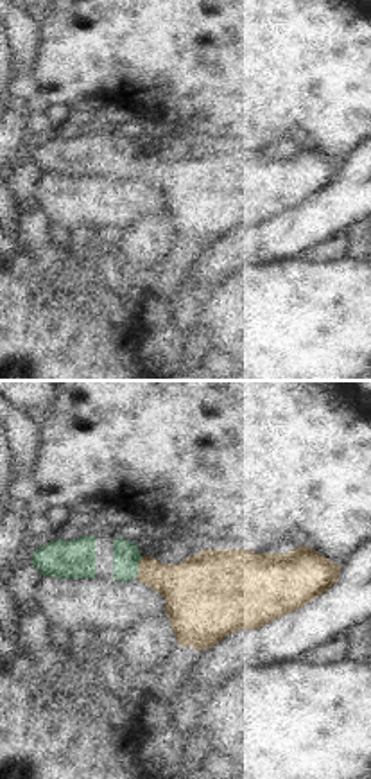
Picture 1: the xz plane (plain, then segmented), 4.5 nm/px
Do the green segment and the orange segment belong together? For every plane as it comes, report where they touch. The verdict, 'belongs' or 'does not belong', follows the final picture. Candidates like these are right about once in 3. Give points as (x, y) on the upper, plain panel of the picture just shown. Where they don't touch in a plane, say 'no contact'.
meets green at (137, 166)

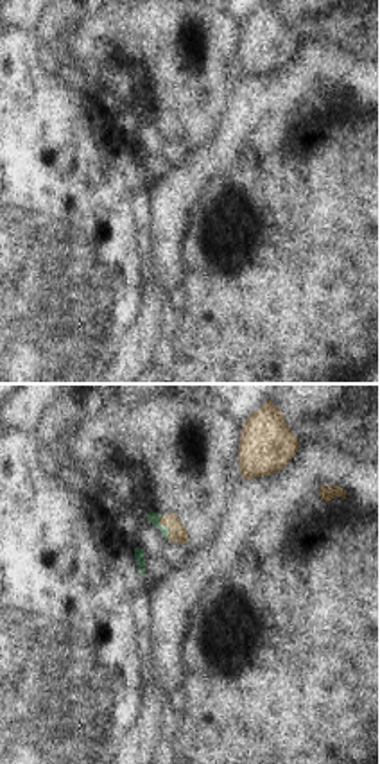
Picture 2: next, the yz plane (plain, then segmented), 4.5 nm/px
meets green at (165, 124)

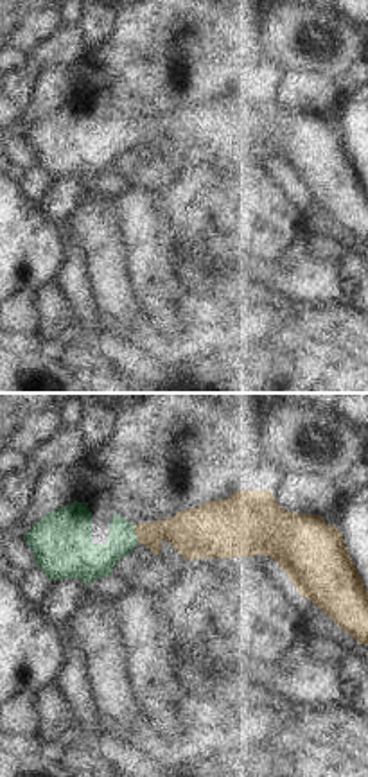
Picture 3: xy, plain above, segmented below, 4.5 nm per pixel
meets green at (133, 131)

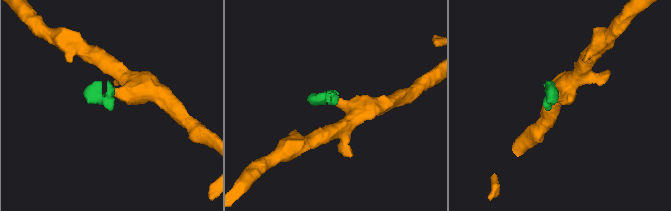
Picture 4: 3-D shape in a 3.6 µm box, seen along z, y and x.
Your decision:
belongs

